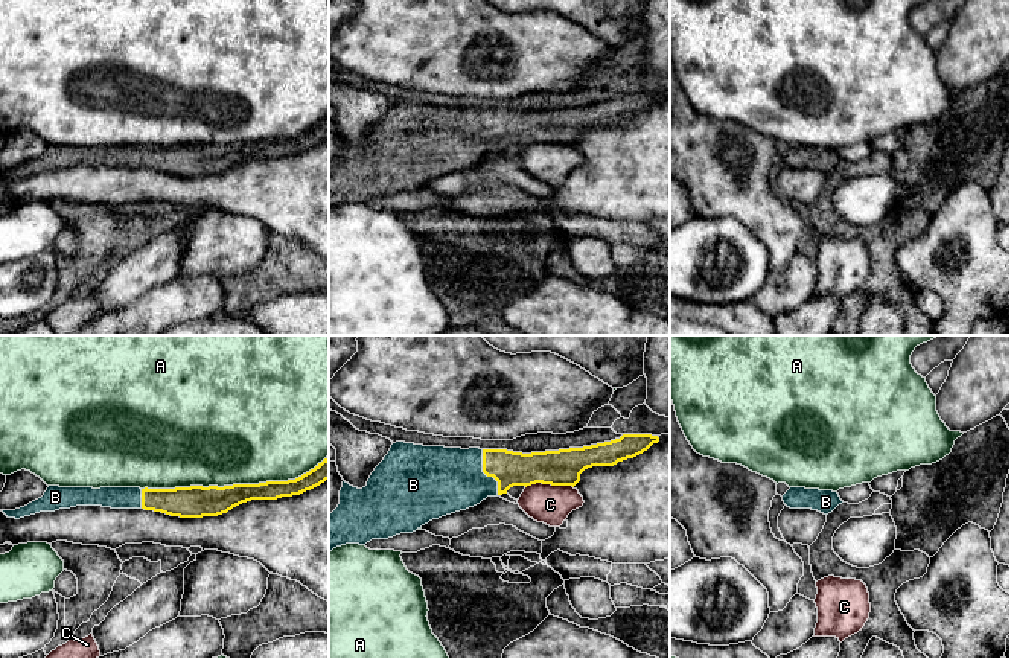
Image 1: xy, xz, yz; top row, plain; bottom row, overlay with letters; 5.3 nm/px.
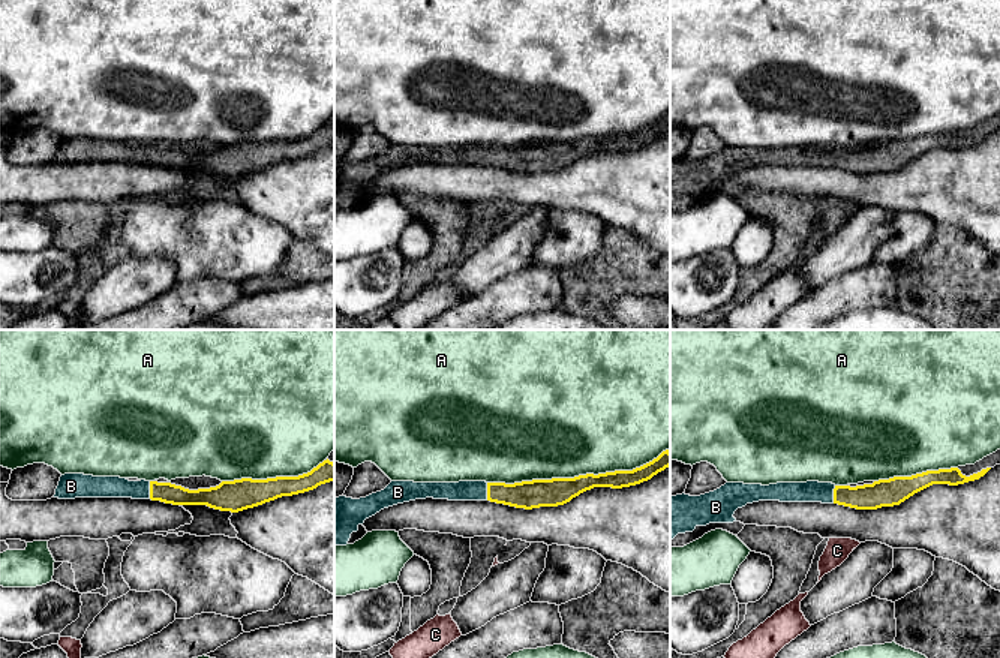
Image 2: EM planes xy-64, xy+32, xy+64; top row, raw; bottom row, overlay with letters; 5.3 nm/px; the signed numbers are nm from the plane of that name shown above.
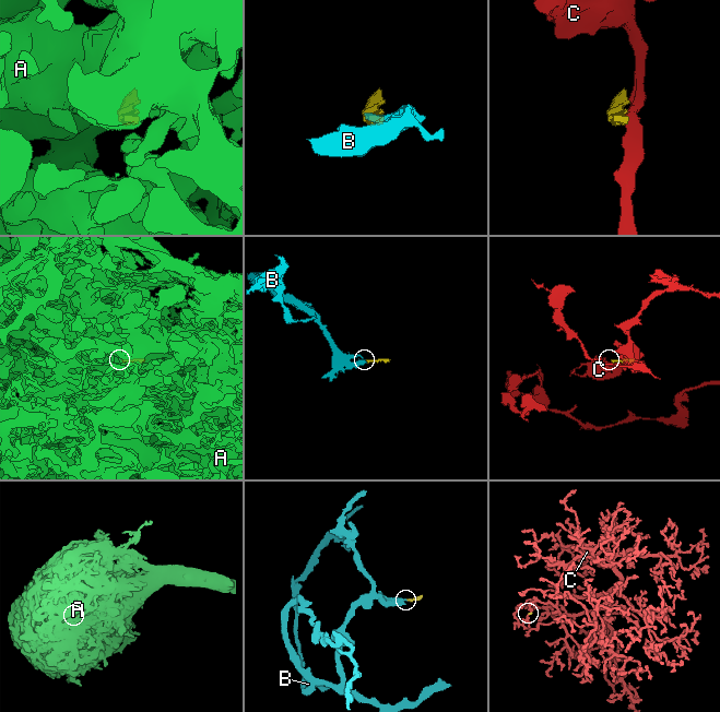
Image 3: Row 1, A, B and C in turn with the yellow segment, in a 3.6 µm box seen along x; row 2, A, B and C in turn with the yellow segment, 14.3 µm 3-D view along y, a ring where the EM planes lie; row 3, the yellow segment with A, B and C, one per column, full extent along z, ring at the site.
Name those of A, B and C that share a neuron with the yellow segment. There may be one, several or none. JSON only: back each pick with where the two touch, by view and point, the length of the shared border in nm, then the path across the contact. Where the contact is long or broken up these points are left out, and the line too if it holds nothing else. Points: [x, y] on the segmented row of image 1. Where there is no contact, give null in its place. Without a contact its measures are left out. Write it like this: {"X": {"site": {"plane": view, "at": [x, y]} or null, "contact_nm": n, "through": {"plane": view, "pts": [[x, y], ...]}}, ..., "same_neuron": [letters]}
{"B": {"site": {"plane": "xz", "at": [486, 474]}, "contact_nm": 260, "through": {"plane": "xz", "pts": [[509, 468], [486, 474], [440, 480]]}}, "same_neuron": ["B"]}

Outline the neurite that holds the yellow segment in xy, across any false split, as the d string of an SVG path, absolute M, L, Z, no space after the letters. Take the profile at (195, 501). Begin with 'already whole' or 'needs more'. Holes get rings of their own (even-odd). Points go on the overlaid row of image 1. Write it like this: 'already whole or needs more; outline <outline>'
needs more; outline M329 460L295 480L259 484L190 486L175 489L140 487L59 487L49 486L44 495L24 507L2 510L8 518L24 518L40 512L55 512L76 506L111 509L145 509L180 518L203 518L227 513L251 500L277 500L300 495L329 480Z

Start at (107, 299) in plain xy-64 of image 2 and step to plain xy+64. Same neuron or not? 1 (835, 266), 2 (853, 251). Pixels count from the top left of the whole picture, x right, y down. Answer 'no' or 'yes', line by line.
1: yes
2: yes

